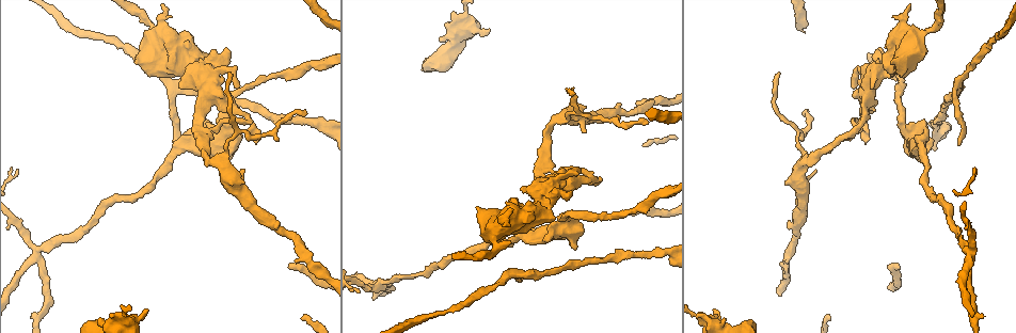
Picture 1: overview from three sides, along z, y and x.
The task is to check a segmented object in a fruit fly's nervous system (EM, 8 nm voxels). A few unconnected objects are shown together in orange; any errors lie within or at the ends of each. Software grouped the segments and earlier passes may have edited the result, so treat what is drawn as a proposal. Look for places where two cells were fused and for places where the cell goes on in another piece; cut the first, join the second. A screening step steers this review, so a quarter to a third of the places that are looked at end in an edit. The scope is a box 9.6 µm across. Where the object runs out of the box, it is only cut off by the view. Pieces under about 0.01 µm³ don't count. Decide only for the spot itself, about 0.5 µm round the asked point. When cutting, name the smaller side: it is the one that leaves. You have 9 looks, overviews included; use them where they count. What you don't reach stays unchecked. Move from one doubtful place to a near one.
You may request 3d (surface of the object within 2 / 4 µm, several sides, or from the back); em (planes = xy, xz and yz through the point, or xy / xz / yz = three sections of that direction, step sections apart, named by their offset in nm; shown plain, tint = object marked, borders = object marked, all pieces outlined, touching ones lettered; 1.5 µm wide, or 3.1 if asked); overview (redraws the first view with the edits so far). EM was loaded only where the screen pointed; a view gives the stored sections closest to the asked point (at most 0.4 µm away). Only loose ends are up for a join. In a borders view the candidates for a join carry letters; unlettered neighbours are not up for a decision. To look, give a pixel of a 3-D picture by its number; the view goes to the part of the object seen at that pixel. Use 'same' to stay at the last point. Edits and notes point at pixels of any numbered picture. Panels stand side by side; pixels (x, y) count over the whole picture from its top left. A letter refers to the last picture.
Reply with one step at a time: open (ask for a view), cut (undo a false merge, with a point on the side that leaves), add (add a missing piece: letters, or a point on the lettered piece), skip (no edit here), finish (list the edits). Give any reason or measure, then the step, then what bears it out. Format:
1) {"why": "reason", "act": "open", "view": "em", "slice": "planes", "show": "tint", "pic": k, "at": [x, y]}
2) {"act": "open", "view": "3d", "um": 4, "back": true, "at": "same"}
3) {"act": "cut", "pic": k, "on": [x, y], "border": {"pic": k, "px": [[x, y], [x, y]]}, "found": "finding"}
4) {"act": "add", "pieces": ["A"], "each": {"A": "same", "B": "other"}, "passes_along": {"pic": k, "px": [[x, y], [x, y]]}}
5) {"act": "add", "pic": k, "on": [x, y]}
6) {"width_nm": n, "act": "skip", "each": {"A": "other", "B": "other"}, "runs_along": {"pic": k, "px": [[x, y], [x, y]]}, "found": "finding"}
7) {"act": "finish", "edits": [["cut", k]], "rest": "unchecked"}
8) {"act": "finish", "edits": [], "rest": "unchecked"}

{"why": "thin end", "act": "open", "view": "em", "slice": "yz", "step": 8, "show": "borders", "pic": 1, "at": [806, 111]}

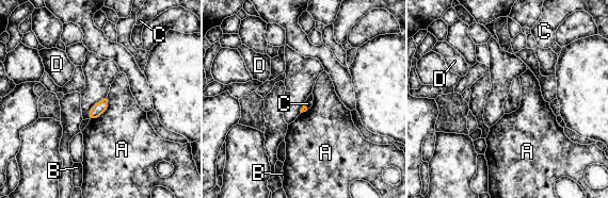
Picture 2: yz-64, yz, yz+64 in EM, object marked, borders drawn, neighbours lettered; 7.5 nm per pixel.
{"act": "skip", "each": {"A": "other", "B": "other", "C": "other", "D": "other"}, "border": {"pic": 2, "px": [[108, 96], [108, 108], [90, 120]]}, "found": "no lettered piece goes on from it"}

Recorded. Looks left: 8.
{"why": "thick end", "act": "open", "view": "3d", "um": 2, "pic": 1, "at": [553, 217]}

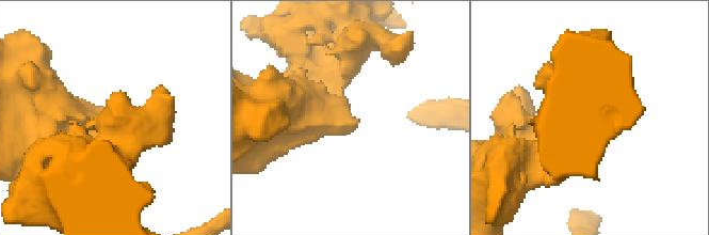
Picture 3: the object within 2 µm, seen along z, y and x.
{"why": "shape alone is not enough", "act": "open", "view": "em", "slice": "planes", "show": "borders", "pic": 3, "at": [355, 123]}

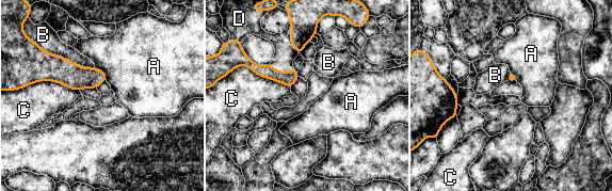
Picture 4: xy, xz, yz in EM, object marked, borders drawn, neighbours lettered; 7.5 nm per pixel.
{"longest_contact_nm": ["B", 480], "act": "add", "pieces": ["D"], "each": {"A": "other", "B": "other", "C": "other", "D": "same"}, "found": "it goes on there"}

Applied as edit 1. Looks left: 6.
{"act": "open", "view": "overview"}

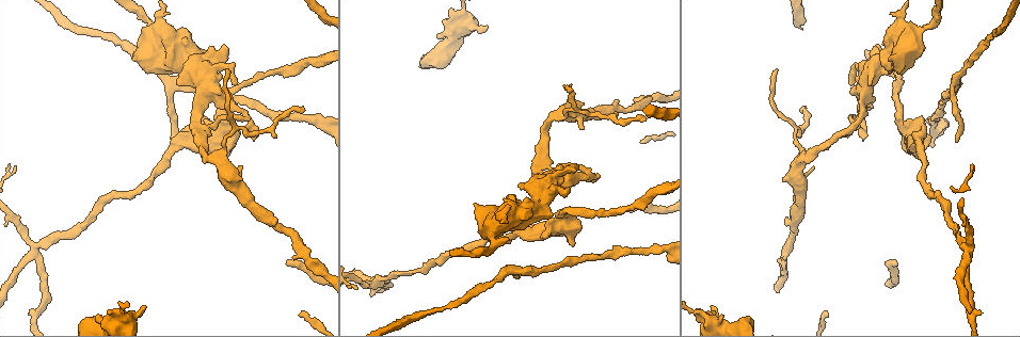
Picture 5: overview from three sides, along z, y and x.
{"why": "an open end", "act": "open", "view": "em", "slice": "xy", "step": 4, "show": "borders", "pic": 5, "at": [957, 142]}

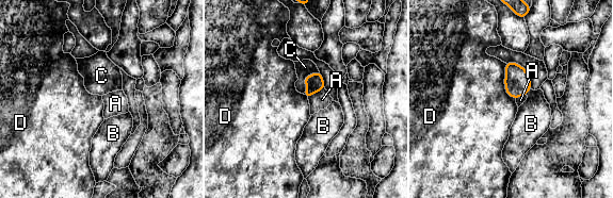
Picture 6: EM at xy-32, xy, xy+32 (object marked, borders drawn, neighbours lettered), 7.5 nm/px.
{"why": "cut it another way", "act": "open", "view": "em", "slice": "planes", "show": "borders", "at": "same"}

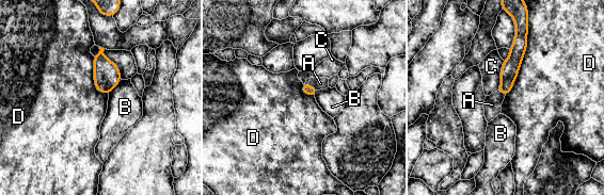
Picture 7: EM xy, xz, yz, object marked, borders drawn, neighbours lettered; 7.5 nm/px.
{"longest_contact_nm": ["D", 600], "act": "add", "pieces": ["A"], "each": {"A": "same", "B": "other", "C": "other", "D": "other"}, "passes_along": {"pic": 7, "px": [[306, 88], [312, 86], [320, 83]]}, "found": "it goes on there"}

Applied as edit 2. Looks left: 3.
{"why": "free end", "act": "open", "view": "em", "slice": "planes", "show": "plain", "pic": 5, "at": [287, 264]}

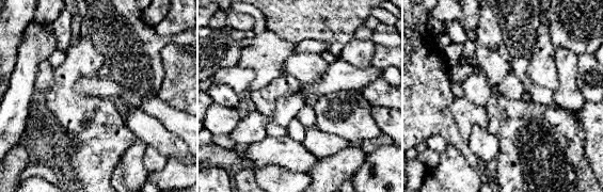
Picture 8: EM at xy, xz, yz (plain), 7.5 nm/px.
{"why": "see the neighbours", "act": "open", "view": "em", "slice": "planes", "show": "borders", "at": "same"}

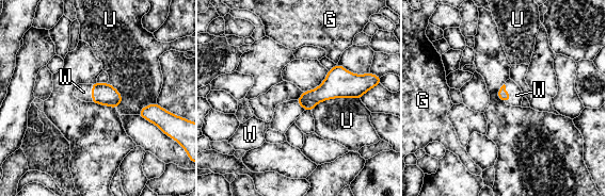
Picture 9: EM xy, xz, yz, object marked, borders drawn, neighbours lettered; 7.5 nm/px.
{"longest_contact_nm": ["U", 380], "act": "add", "pieces": ["W"], "each": {"G": "other", "U": "other", "W": "same"}, "passes_along": {"pic": 9, "px": [[503, 95], [509, 94], [516, 95]]}, "found": "the cell continues"}

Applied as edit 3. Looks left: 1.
{"act": "finish", "edits": [["add", 4], ["add", 7], ["add", 9]], "rest": "unchecked"}

